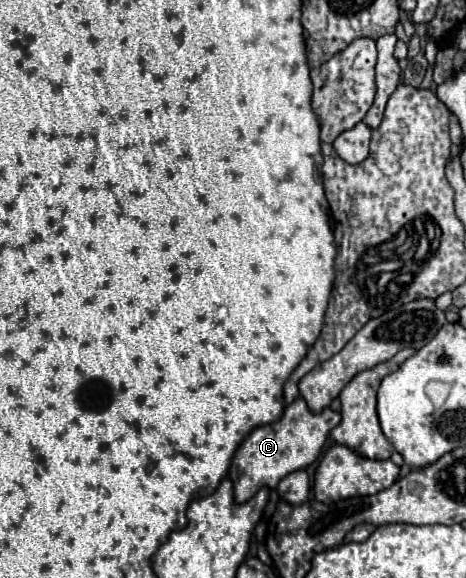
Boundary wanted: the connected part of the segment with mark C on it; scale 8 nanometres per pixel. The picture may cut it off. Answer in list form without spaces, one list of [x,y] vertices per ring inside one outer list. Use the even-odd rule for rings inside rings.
[[[296,398],[292,404],[286,406],[284,416],[278,422],[258,426],[256,430],[252,430],[250,436],[236,450],[230,468],[236,502],[250,500],[262,486],[276,488],[278,482],[290,472],[310,466],[320,456],[320,450],[330,430],[336,428],[340,420],[342,420],[340,412],[334,412],[332,408],[324,408],[322,412],[314,414],[308,410],[304,398]]]

